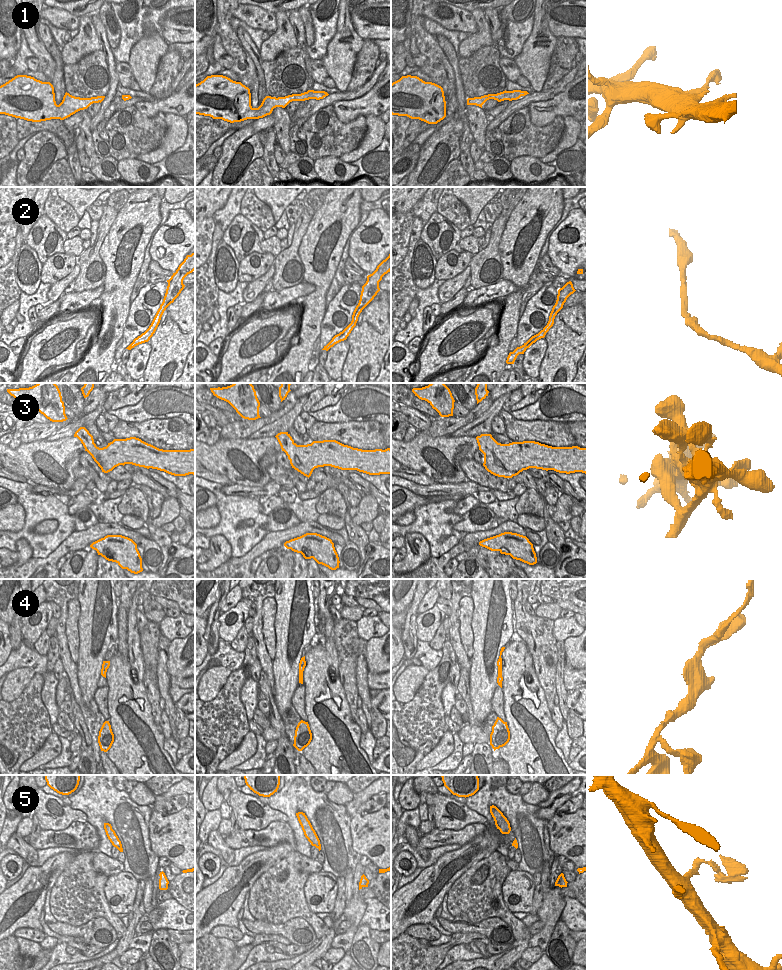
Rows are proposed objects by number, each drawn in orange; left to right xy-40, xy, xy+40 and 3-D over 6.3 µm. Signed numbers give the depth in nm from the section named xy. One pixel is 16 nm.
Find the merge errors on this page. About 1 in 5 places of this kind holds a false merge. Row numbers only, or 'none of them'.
4, 5.

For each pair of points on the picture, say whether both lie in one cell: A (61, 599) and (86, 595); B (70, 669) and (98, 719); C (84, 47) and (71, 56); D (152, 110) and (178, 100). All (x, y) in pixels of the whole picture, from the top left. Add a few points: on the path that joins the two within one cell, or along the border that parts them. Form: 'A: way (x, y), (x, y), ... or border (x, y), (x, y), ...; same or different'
A: border (78, 589), (76, 598); different
B: way (73, 682), (79, 701), (85, 708); same
C: way (81, 47), (74, 53); same
D: way (158, 106), (172, 104); same

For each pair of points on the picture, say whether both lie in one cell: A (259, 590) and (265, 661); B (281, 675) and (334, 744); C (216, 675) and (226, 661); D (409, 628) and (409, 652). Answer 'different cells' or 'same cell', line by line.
A: same cell
B: different cells
C: different cells
D: same cell

